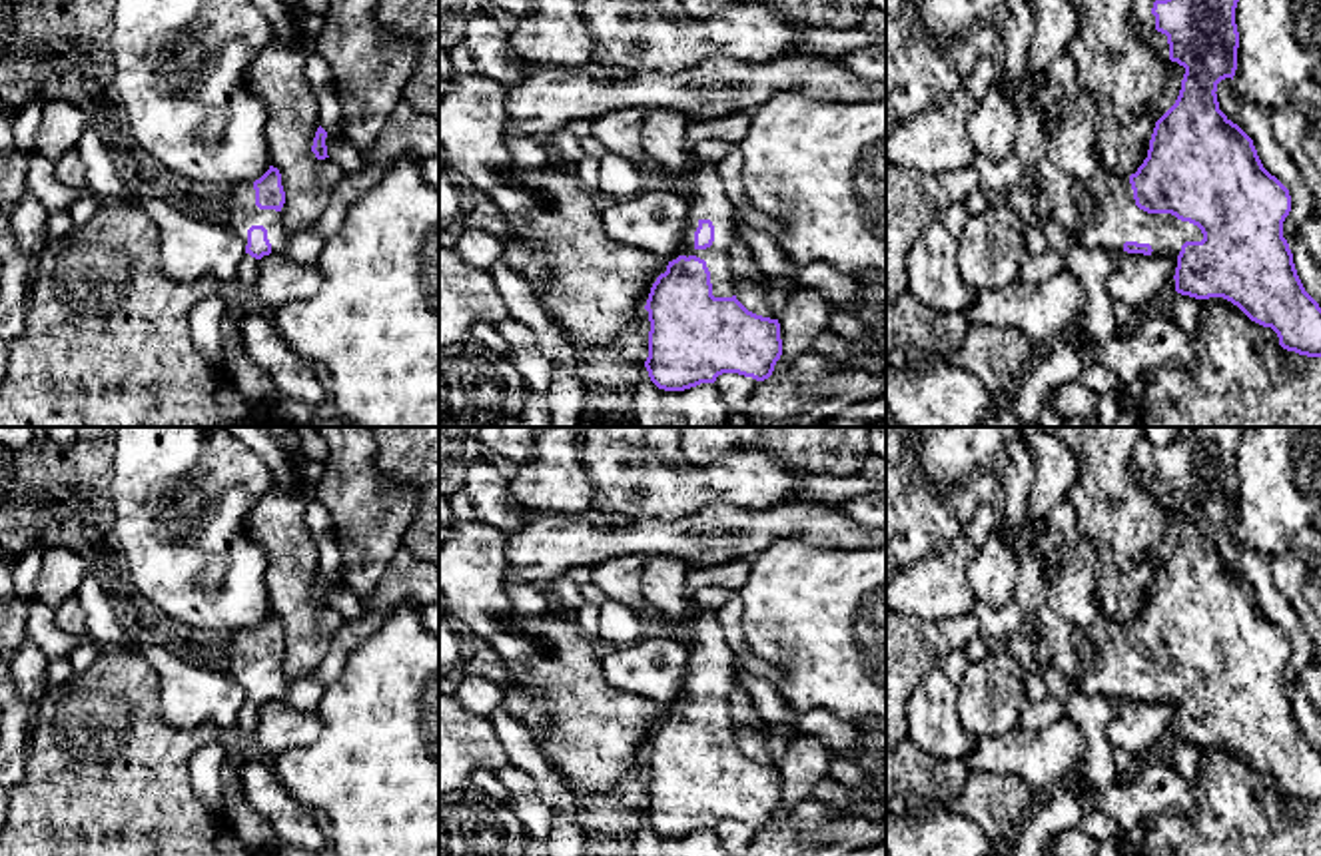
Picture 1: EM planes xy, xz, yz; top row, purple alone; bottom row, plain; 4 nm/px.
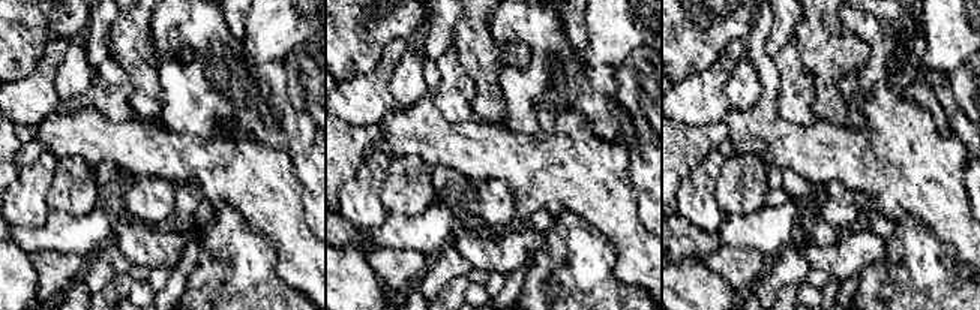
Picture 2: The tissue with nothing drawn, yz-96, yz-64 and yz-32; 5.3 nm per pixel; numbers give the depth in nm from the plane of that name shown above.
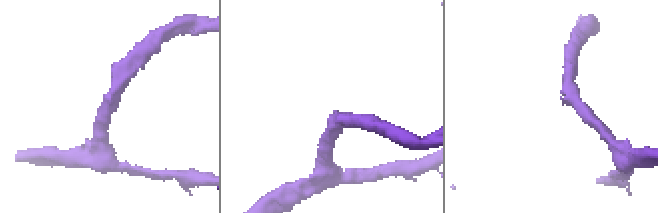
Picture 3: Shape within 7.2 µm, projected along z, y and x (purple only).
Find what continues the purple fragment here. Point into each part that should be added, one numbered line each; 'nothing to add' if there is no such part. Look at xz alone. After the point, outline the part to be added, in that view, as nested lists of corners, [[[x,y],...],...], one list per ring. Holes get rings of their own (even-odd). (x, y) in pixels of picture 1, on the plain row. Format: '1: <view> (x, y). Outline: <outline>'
1: xz (707, 647). Outline: [[[694,609],[686,629],[688,664],[680,702],[696,702],[704,706],[710,718],[712,742],[732,744],[734,734],[728,700],[736,684],[736,658],[724,641],[722,627],[714,611]],[[700,666],[710,666],[714,672],[714,688],[706,696],[694,694],[694,678]]]

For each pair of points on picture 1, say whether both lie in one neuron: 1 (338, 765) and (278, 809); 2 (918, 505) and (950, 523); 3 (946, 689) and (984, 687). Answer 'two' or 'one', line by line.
1: two
2: one
3: two

